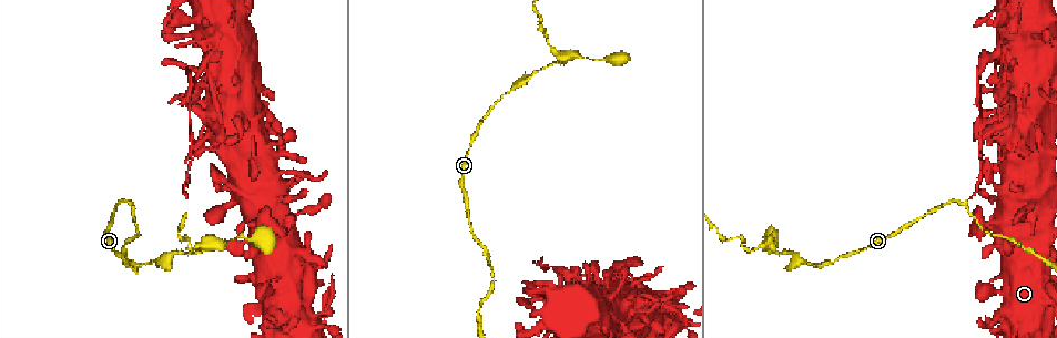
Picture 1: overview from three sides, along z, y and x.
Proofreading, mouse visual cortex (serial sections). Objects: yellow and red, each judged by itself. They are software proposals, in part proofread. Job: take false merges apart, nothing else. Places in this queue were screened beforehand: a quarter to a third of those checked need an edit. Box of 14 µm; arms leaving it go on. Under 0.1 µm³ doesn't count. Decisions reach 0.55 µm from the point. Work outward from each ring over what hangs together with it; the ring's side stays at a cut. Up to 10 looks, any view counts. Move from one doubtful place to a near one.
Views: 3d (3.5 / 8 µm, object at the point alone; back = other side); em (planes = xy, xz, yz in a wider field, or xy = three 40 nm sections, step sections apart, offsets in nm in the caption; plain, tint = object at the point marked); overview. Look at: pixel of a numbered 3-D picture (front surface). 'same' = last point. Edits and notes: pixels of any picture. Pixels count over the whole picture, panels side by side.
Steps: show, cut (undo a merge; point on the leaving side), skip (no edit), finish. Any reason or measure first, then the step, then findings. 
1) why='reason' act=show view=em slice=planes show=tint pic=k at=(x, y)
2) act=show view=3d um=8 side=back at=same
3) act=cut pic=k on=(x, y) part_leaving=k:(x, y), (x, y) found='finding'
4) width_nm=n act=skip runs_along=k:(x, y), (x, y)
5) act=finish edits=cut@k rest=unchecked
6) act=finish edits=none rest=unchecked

act=show view=3d um=3.5 pic=1 at=(620, 307)

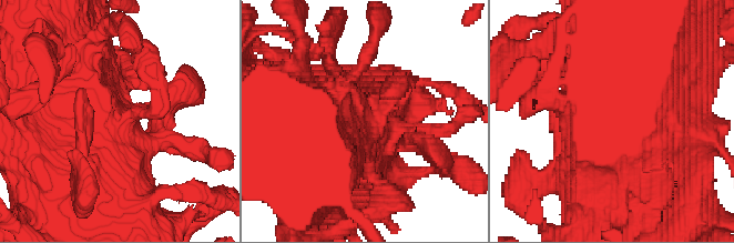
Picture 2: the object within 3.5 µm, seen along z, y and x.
act=show view=em slice=xy step=2 show=tint pic=2 at=(366, 117)

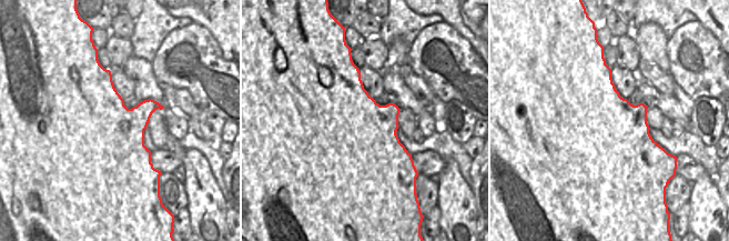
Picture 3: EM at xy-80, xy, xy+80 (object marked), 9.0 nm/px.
act=skip runs_along=2:(78, 182), (71, 169), (160, 90) found='one cell here'

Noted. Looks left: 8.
why='two arms in line, one across' act=show view=3d um=3.5 pic=1 at=(769, 245)

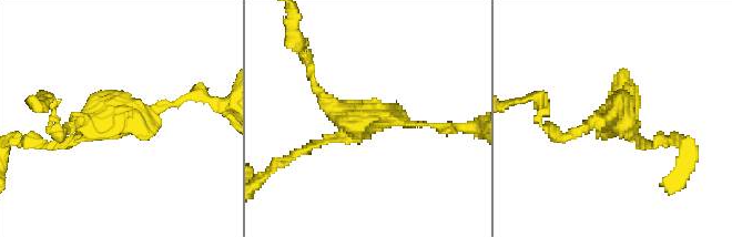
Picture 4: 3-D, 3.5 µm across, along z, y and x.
act=show view=em slice=xy step=5 show=tint pic=4 at=(358, 125)

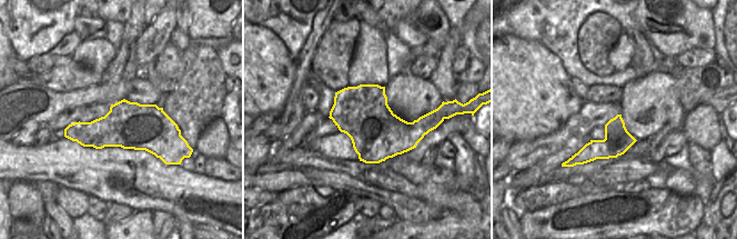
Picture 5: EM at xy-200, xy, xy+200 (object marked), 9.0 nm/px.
act=skip runs_along=4:(54, 145), (178, 104) found='continuous, no second cell'

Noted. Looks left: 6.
why='sudden change in width' act=show view=3d um=3.5 pic=1 at=(1019, 117)

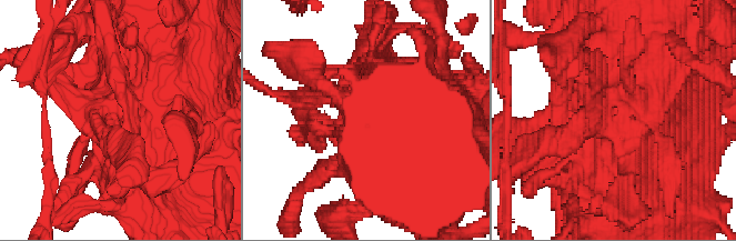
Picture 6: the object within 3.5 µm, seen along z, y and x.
act=show view=em slice=xy step=2 show=tint pic=6 at=(608, 110)

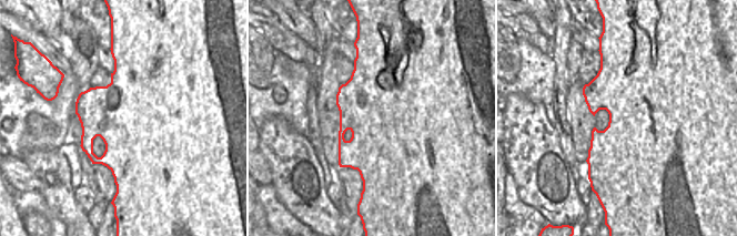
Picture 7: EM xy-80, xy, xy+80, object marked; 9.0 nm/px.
act=skip runs_along=6:(183, 140), (169, 89), (169, 21) found='one cell here'

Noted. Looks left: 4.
why='thick turns thin' act=show view=3d um=8 pic=1 at=(201, 65)

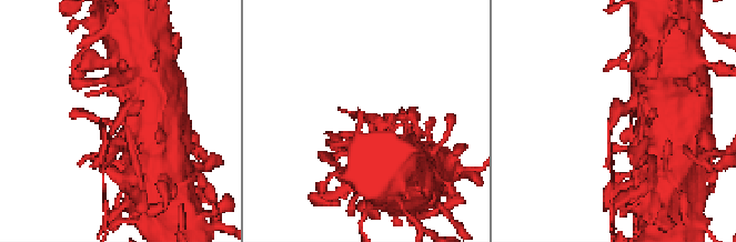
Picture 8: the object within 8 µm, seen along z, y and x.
act=show view=3d um=3.5 pic=8 at=(122, 121)

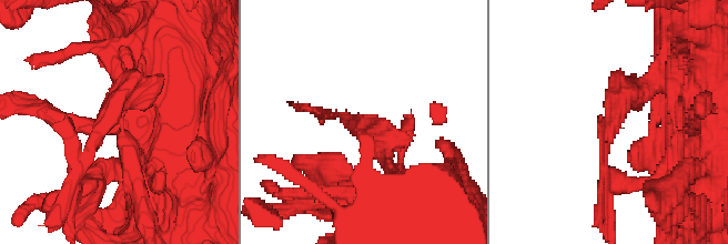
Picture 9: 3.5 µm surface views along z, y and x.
act=cut pic=9 on=(70, 155) part_leaving=9:(612, 129), (604, 149), (600, 211) found='two cells meet here'

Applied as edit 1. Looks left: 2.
act=finish edits=cut@9 rest=unchecked

